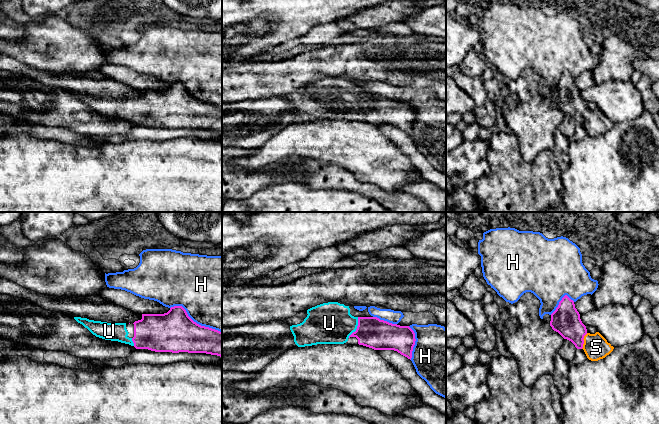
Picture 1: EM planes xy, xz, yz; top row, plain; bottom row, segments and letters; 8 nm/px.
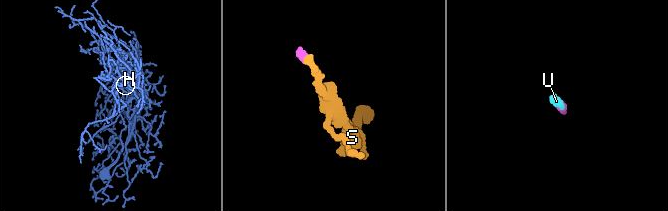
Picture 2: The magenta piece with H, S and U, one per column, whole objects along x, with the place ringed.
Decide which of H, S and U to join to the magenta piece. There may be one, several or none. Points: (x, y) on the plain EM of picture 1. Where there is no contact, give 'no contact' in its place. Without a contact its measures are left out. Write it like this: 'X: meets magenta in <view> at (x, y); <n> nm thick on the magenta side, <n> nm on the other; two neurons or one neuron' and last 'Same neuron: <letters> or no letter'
H: meets magenta in xy at (195, 98); 320 nm thick on the magenta side, 480 nm on the other; two neurons
S: meets magenta in yz at (583, 117); 240 nm thick on the magenta side, 200 nm on the other; two neurons
U: meets magenta in xz at (357, 103); 240 nm thick on the magenta side, 340 nm on the other; one neuron
Same neuron: U

